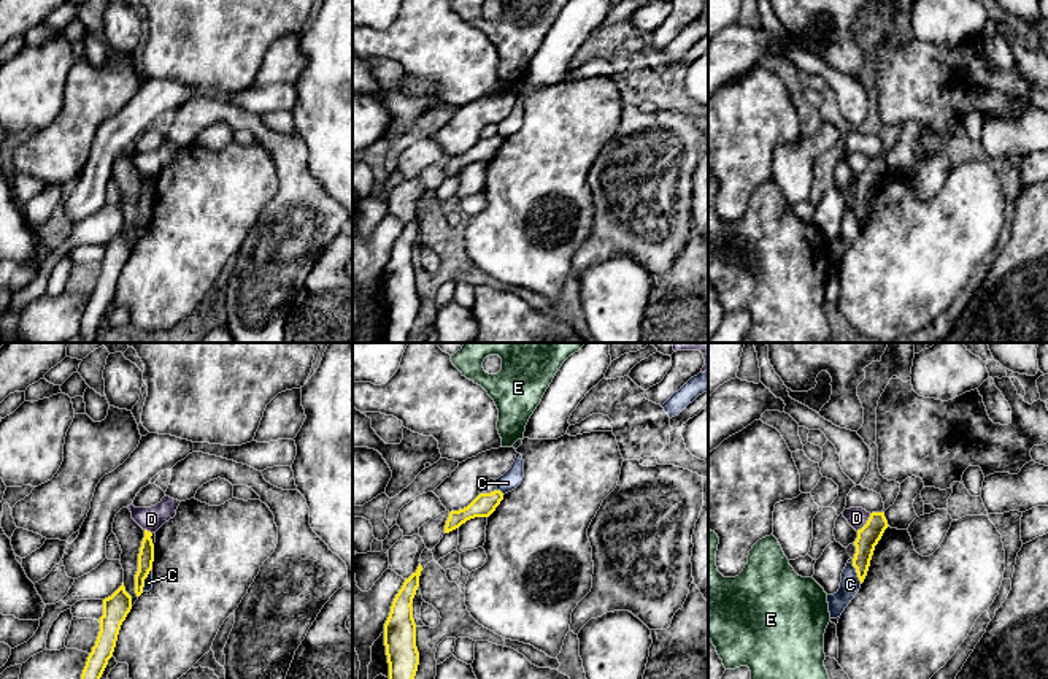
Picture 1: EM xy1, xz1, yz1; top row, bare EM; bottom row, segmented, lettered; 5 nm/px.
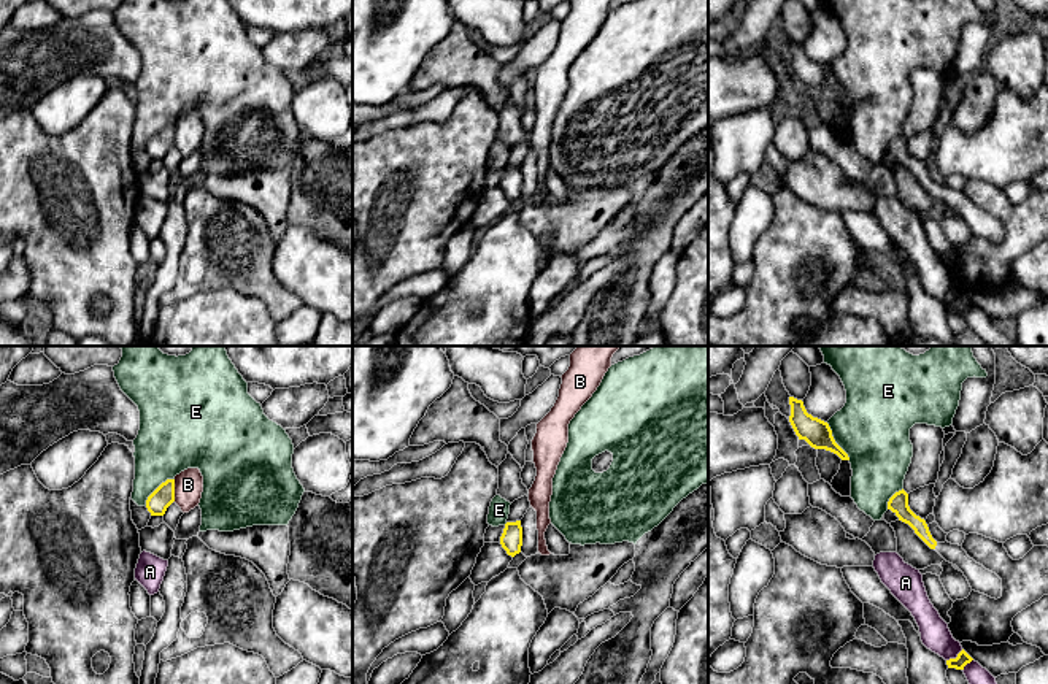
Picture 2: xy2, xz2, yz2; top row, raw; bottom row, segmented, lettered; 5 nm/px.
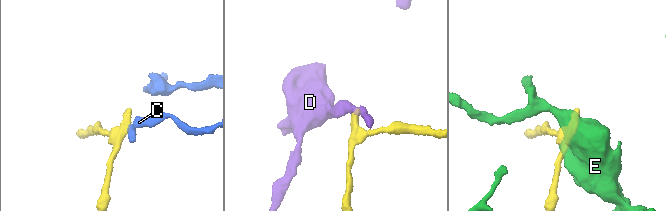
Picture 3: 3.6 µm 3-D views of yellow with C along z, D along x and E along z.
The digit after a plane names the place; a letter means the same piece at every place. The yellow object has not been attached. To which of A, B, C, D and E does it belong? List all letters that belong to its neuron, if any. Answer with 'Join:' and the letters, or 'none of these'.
Join: none of these

